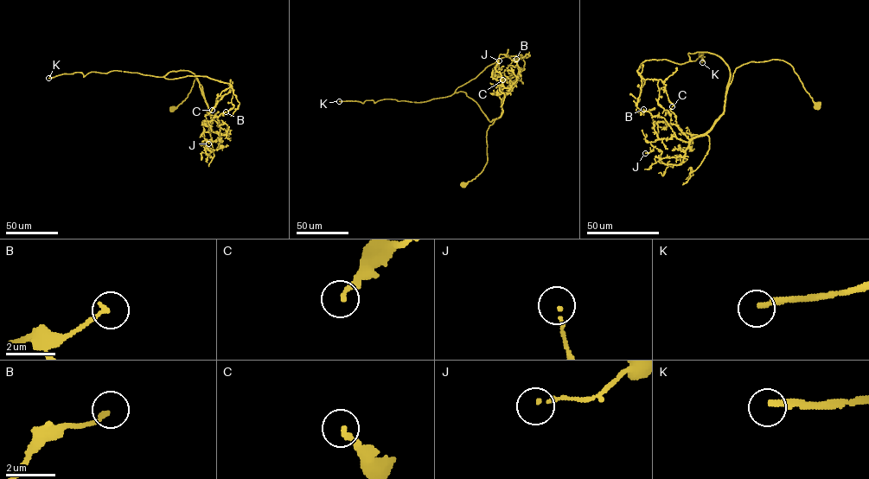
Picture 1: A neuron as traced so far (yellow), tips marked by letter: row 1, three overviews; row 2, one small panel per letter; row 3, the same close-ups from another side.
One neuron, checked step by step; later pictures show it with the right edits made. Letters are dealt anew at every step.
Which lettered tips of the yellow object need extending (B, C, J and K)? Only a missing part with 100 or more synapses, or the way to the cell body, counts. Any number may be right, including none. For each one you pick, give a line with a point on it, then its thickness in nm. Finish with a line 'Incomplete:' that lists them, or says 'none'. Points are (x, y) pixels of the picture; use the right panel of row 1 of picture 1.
K: place (702, 62); calibre 200 nm
Incomplete: K

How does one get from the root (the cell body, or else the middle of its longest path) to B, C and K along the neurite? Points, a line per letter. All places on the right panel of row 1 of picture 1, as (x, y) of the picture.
B: (817, 104), (790, 65), (770, 60), (737, 67), (722, 114), (688, 141), (678, 138), (663, 118), (643, 109)
C: (817, 104), (782, 60), (741, 65), (727, 88), (728, 65), (697, 52), (637, 71), (661, 80), (672, 106)
K: (817, 104), (782, 60), (741, 65), (727, 88), (728, 65), (688, 54), (702, 52), (702, 62)

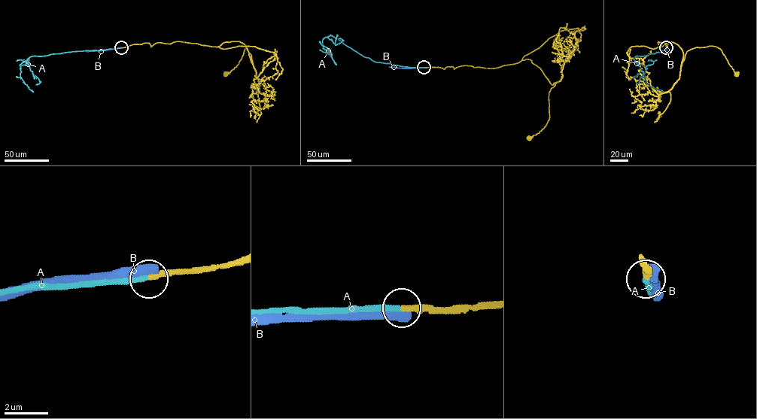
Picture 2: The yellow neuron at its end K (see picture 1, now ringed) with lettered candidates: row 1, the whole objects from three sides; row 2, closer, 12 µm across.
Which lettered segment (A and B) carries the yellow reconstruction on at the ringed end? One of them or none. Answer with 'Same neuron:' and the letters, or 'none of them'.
Same neuron: A

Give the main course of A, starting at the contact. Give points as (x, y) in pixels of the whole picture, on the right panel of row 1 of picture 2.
A: (666, 47), (655, 53), (636, 56), (633, 59), (638, 65), (646, 68), (646, 83), (664, 92)

